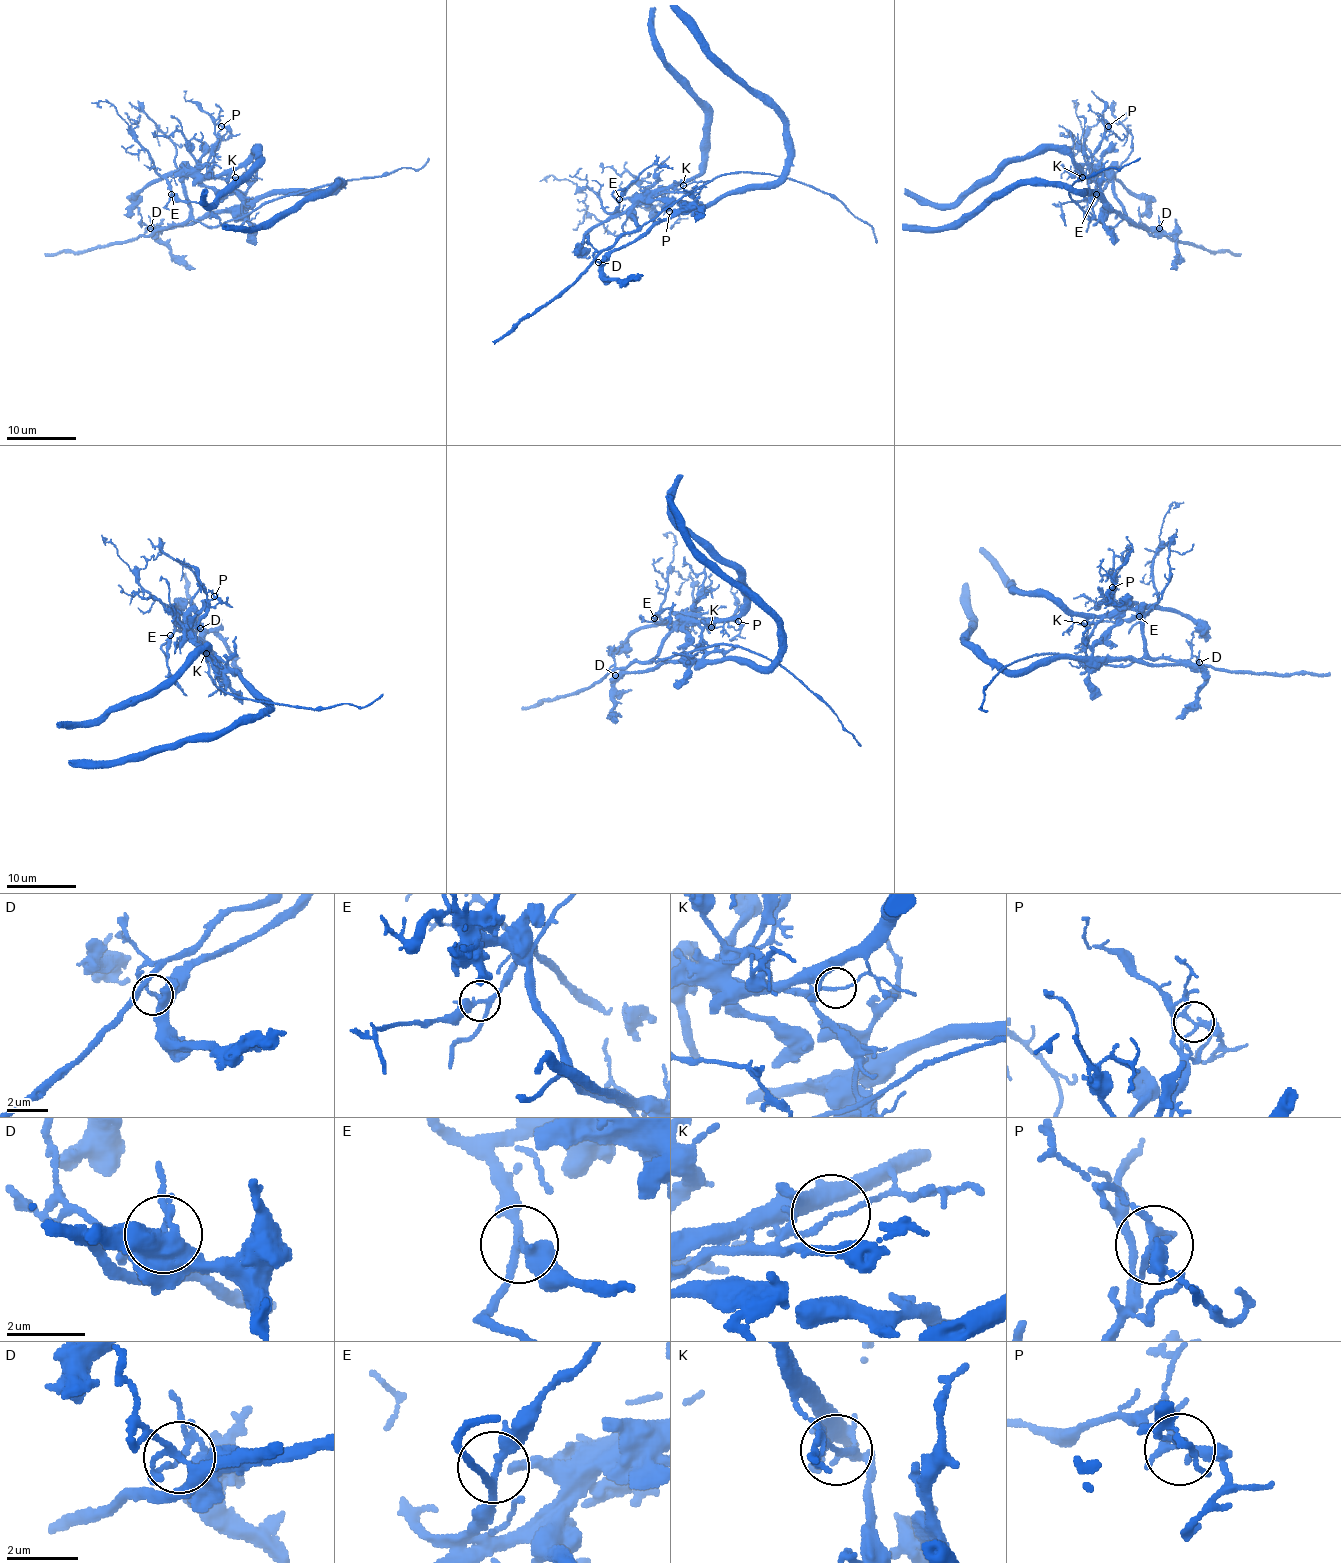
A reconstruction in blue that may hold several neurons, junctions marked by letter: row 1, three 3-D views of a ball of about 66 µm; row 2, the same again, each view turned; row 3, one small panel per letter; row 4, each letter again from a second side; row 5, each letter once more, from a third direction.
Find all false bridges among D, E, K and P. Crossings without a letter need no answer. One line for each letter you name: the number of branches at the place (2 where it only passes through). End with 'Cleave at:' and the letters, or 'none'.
D: branches 3
K: branches 2
Cleave at: D, K

